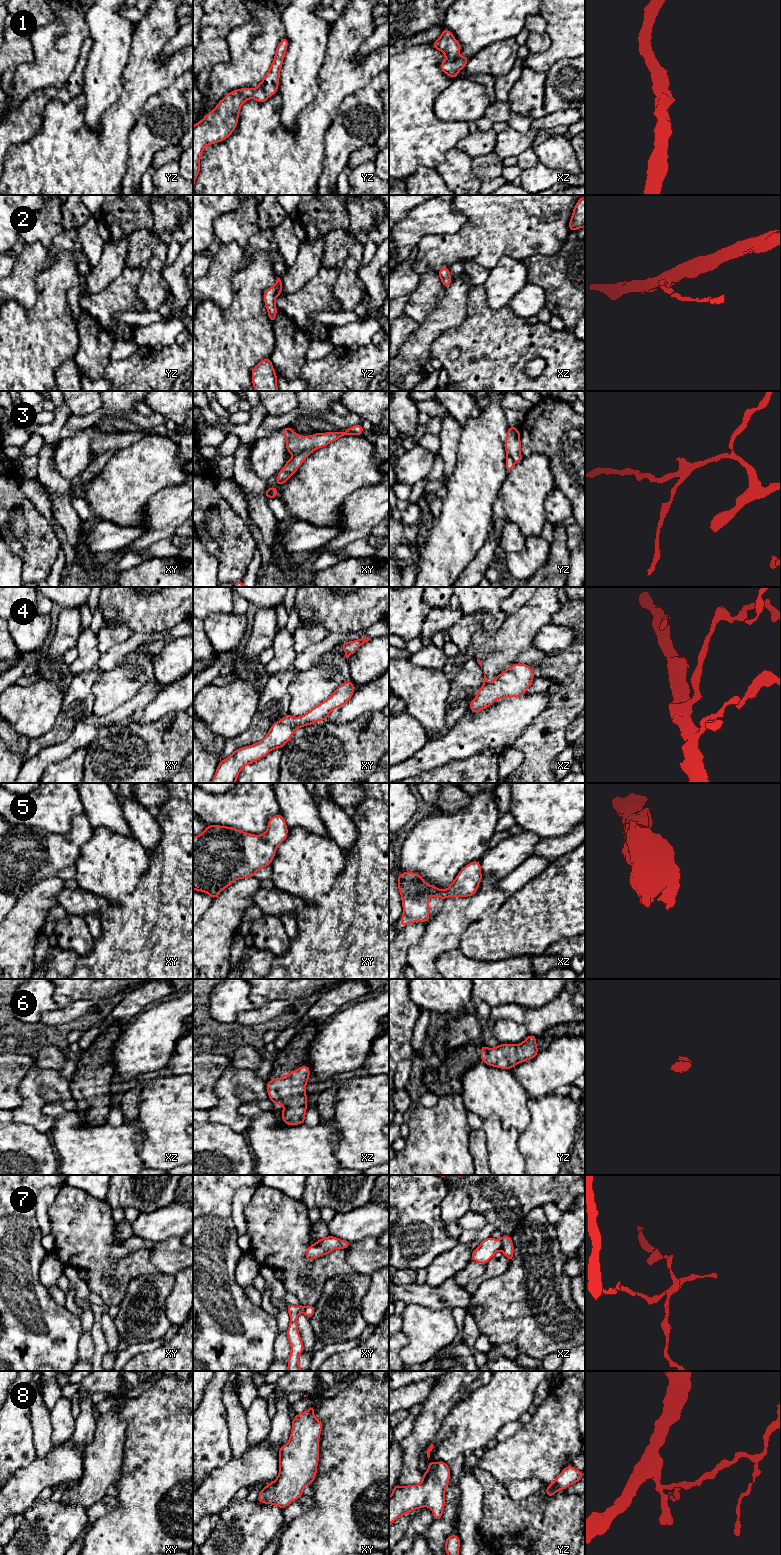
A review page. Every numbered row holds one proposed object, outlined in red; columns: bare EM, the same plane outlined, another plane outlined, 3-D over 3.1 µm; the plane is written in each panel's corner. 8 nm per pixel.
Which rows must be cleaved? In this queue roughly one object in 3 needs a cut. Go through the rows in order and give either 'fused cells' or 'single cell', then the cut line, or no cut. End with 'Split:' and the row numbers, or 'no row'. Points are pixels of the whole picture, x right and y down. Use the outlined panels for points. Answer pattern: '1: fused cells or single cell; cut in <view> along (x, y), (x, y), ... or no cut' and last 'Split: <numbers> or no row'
1: single cell; no cut
2: single cell; no cut
3: single cell; no cut
4: single cell; no cut
5: single cell; no cut
6: single cell; no cut
7: fused cells; cut in xz along (500, 1239), (501, 1249)
8: single cell; no cut
Split: 7

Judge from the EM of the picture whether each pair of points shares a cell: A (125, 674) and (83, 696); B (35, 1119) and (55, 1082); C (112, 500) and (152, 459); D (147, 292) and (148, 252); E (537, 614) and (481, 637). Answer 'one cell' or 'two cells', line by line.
A: two cells
B: one cell
C: one cell
D: one cell
E: one cell

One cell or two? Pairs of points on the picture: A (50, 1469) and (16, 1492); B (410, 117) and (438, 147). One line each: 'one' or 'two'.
A: one
B: one

